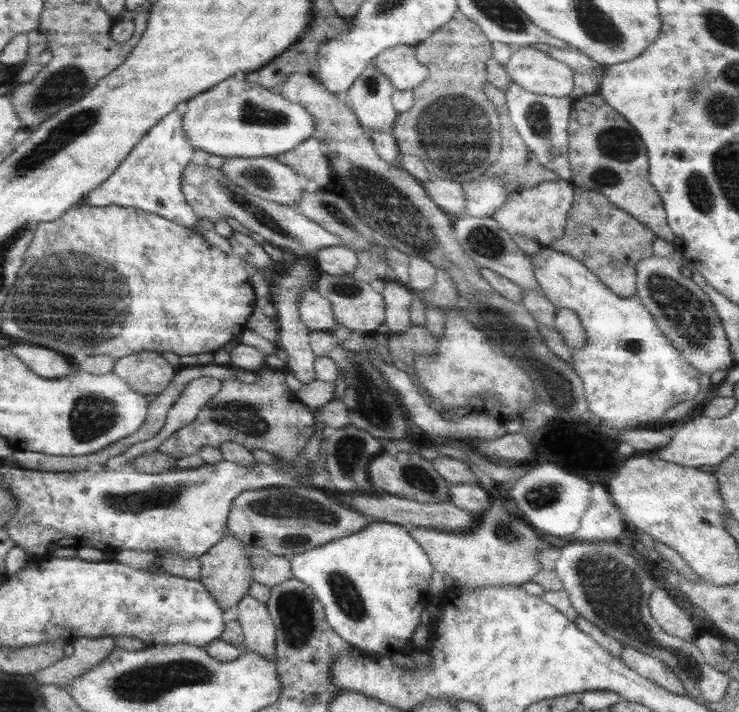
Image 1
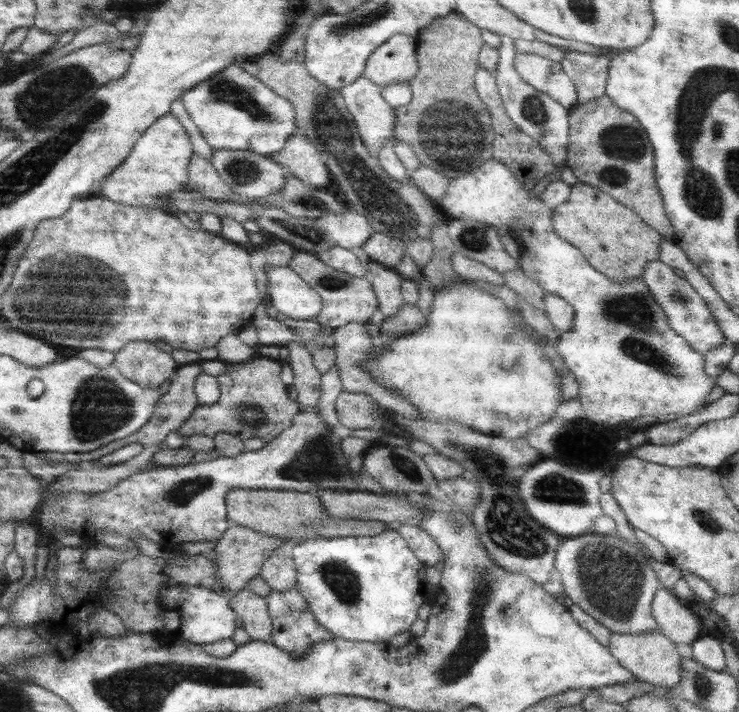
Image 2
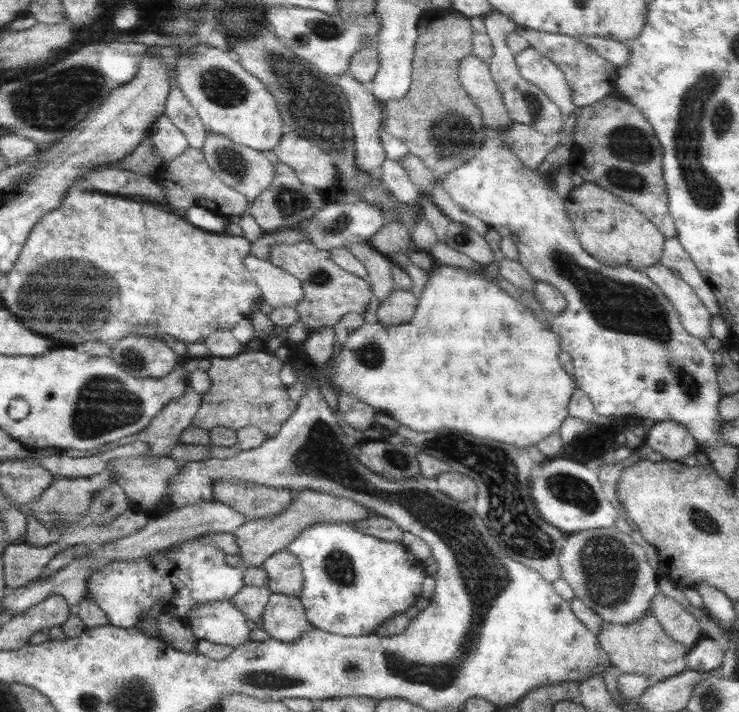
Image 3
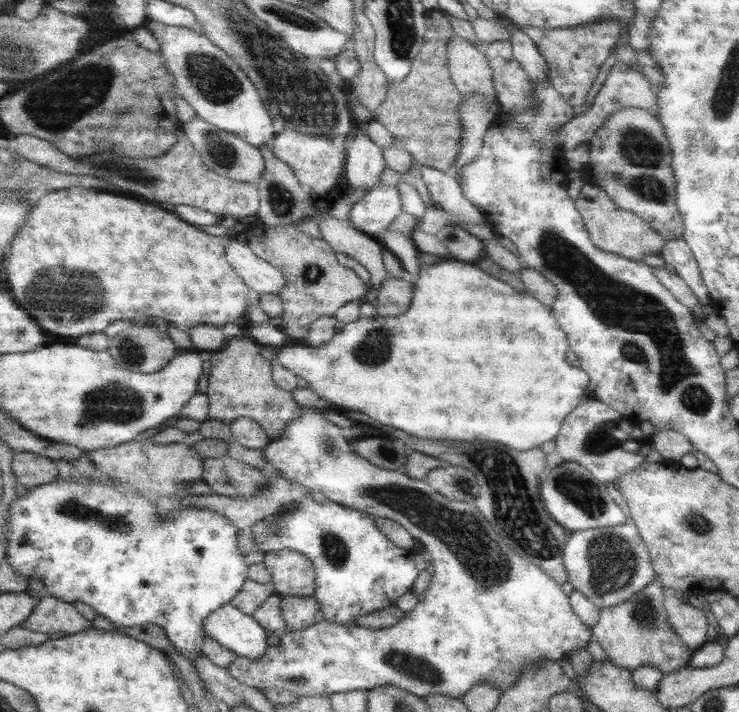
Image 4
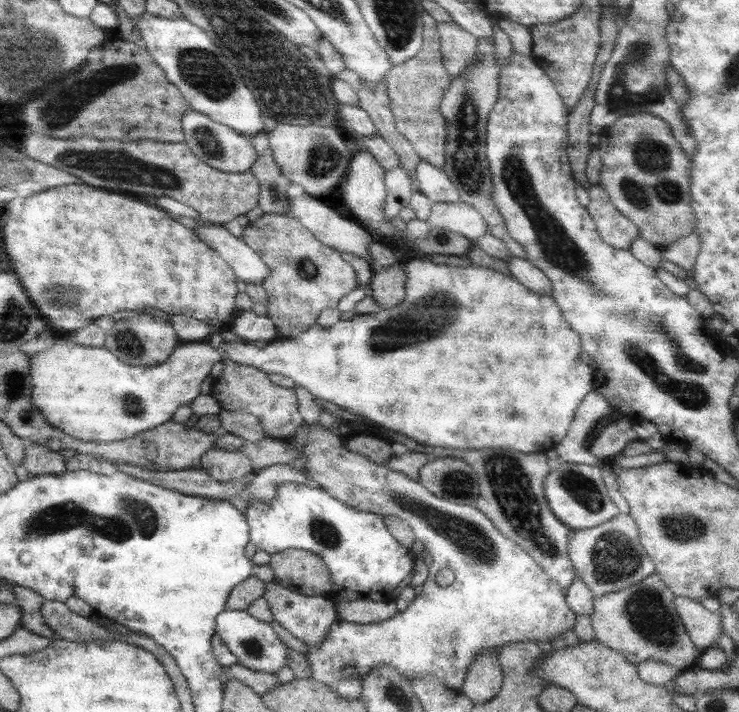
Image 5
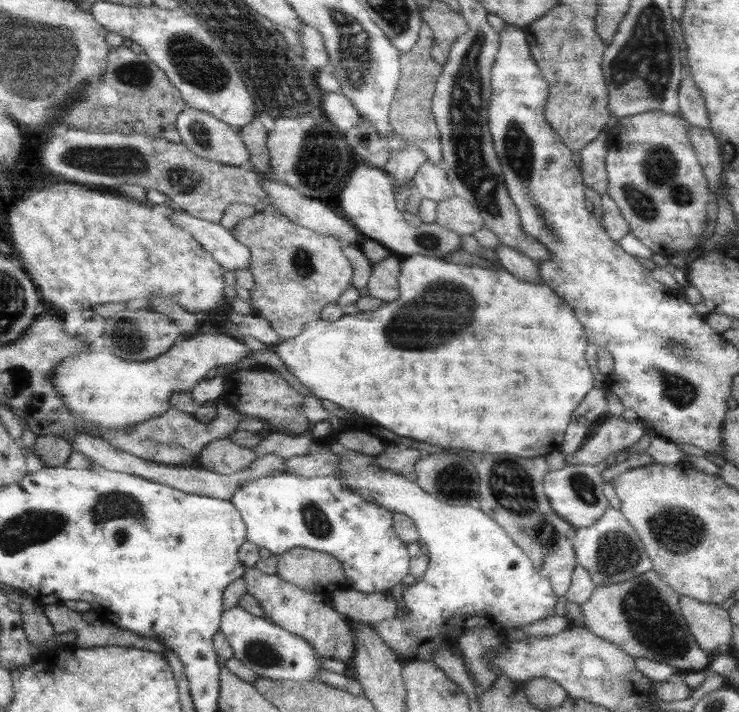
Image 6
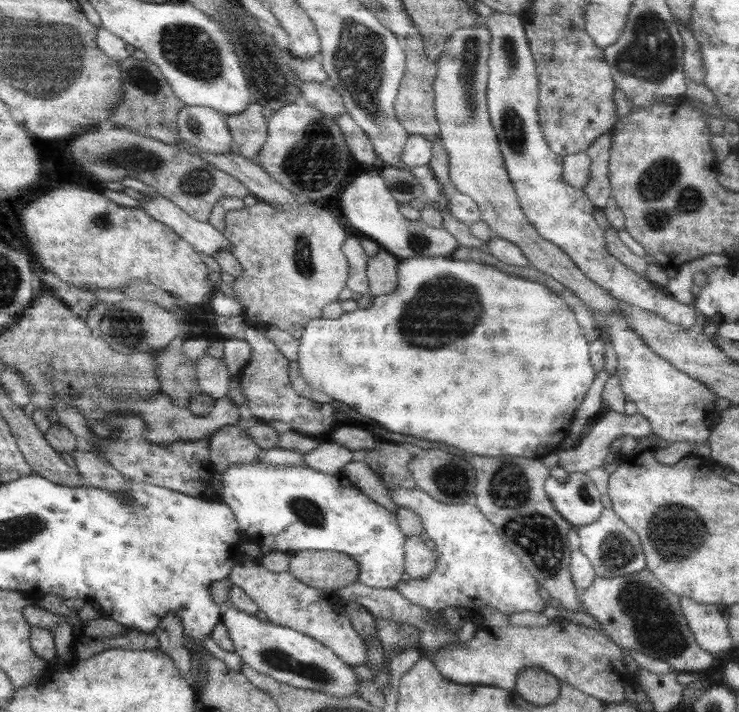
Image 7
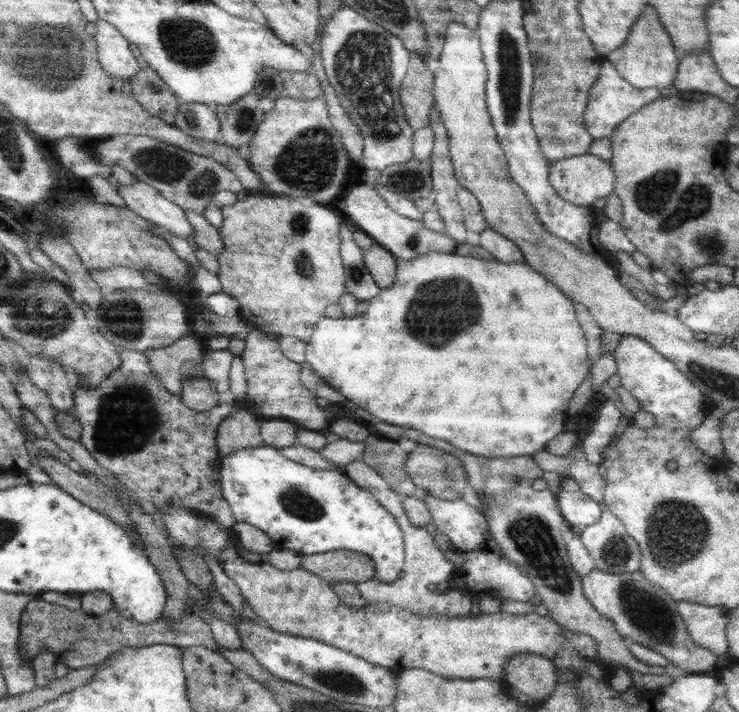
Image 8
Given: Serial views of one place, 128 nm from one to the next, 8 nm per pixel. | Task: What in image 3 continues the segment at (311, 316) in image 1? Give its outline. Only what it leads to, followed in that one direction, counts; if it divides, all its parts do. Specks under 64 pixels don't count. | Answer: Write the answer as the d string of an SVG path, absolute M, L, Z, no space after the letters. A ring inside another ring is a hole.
M248 254L243 258L243 263L260 288L260 301L272 307L296 308L303 299L304 286L296 276L274 266L268 259Z

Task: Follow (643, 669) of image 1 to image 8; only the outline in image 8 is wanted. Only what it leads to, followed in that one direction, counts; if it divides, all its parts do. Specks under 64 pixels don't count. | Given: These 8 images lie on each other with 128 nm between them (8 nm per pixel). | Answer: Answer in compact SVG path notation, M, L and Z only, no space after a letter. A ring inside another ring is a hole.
M592 569L581 578L584 596L592 606L614 626L614 630L634 644L642 644L662 654L675 667L690 673L704 674L712 671L718 655L696 645L688 633L675 601L664 589L652 584L639 570L612 574Z

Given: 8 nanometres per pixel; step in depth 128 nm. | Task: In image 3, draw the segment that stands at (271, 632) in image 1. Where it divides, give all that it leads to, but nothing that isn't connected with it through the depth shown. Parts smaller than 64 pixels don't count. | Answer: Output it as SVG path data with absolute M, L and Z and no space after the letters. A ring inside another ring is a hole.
M244 585L229 601L246 616L252 626L261 625L261 616L269 601L271 590L266 587Z

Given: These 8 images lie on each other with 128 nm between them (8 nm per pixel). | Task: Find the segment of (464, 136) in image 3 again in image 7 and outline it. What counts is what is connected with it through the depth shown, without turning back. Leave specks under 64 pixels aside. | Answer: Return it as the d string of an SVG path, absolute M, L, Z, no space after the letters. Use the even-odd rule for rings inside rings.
M414 34L405 39L399 39L399 45L404 50L407 65L400 88L395 100L395 113L398 122L408 131L409 135L420 135L434 144L440 137L440 127L435 115L433 84L437 75L437 63L432 62L425 53L421 35Z

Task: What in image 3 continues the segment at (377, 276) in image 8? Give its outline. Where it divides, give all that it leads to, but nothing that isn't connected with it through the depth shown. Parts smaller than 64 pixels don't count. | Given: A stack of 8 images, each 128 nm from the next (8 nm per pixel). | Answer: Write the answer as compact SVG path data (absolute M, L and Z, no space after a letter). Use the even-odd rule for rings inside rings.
M397 288L379 304L376 311L378 322L386 326L410 322L418 301L414 294Z

